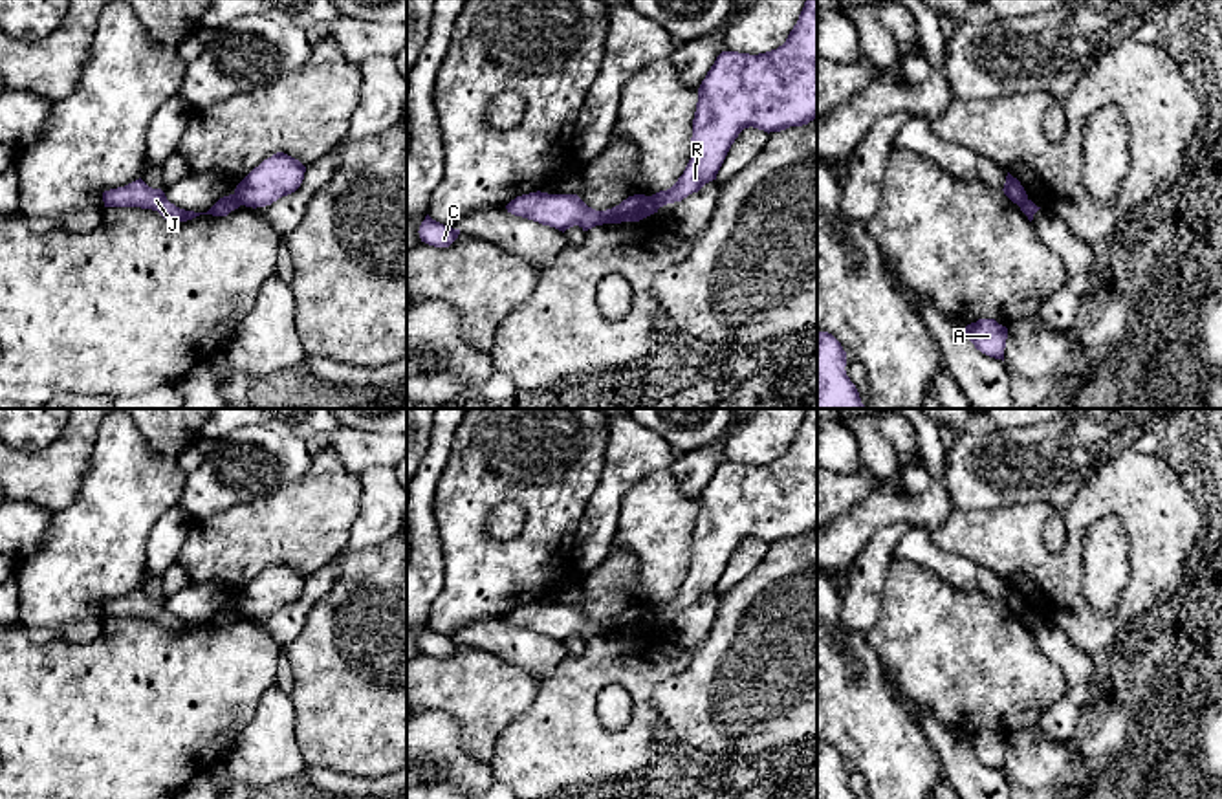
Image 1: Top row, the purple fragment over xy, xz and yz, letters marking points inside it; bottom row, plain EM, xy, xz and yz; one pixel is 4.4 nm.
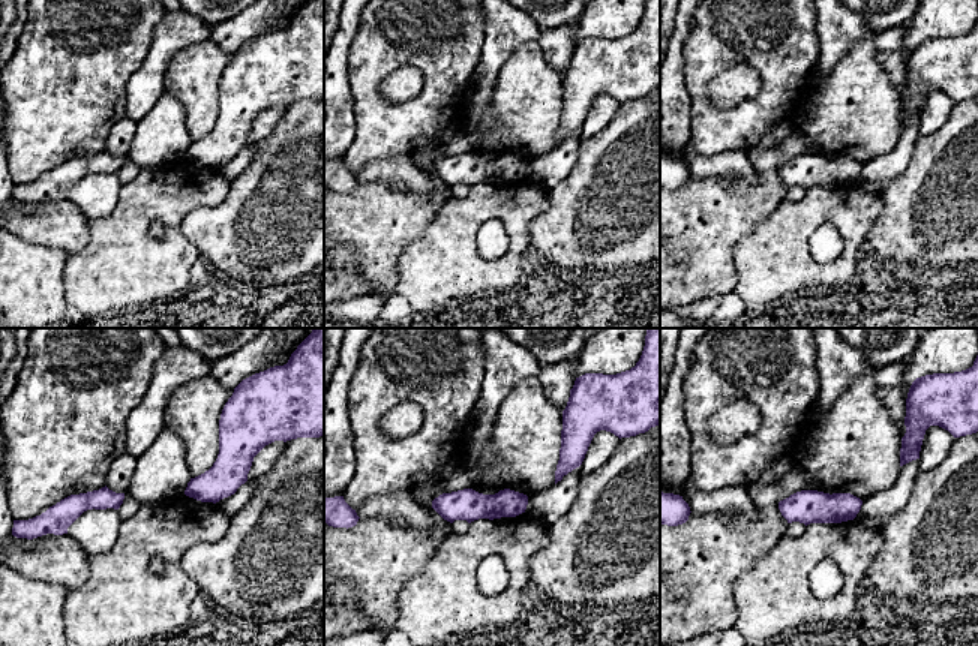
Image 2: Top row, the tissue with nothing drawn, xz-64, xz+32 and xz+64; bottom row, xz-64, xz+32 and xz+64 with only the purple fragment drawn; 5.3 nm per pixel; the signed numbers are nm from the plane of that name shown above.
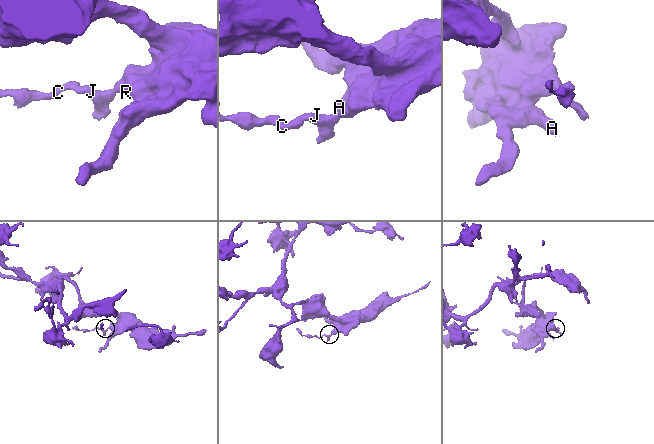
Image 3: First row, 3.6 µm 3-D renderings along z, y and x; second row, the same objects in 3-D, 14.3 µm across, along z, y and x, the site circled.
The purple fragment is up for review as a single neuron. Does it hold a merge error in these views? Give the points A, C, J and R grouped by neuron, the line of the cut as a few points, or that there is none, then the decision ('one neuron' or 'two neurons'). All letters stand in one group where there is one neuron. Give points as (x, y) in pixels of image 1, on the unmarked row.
groups A R / C J; cut xz (649, 607), (658, 618); two neurons

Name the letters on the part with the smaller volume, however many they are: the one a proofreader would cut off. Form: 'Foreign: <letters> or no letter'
Foreign: C, J

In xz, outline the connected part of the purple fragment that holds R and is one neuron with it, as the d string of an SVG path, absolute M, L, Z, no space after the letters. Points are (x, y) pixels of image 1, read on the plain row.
M806 409L797 434L777 460L758 465L722 462L716 467L698 498L691 570L671 599L650 607L652 614L660 619L682 612L716 590L731 555L744 539L753 537L769 544L802 537L813 530L817 530L817 409Z

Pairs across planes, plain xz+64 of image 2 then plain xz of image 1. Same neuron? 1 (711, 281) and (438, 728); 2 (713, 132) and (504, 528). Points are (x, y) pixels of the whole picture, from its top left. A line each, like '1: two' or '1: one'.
1: two
2: two

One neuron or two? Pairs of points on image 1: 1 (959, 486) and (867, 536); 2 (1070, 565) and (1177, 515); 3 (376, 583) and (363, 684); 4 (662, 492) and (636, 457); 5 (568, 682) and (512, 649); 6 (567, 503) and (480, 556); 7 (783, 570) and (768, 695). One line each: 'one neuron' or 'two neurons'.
1: one neuron
2: one neuron
3: one neuron
4: two neurons
5: two neurons
6: one neuron
7: one neuron

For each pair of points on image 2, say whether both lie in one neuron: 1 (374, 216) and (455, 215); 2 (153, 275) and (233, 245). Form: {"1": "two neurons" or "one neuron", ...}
{"1": "two neurons", "2": "two neurons"}

